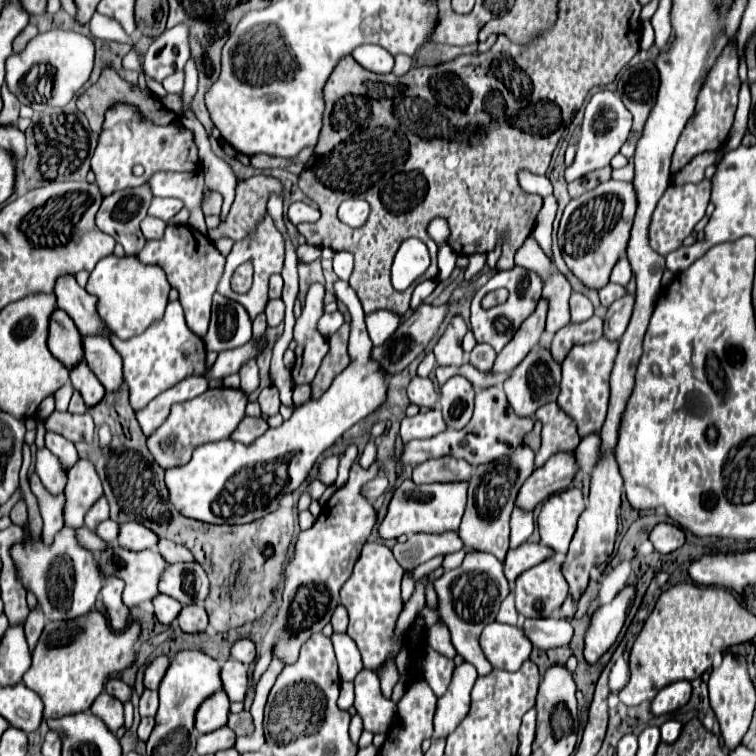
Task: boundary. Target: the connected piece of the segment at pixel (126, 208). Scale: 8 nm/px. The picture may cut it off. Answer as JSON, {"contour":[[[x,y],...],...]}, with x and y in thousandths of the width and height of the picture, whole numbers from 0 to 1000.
{"contour":[[[193,243],[156,251],[138,262],[127,283],[127,299],[161,323],[167,339],[183,339],[193,323],[185,294],[193,288],[201,262],[201,251]]]}

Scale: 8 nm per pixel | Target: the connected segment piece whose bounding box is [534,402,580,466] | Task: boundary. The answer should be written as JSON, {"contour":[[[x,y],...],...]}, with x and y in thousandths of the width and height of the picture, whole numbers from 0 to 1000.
{"contour":[[[735,532],[714,537],[706,550],[717,558],[717,593],[709,598],[709,616],[717,616],[738,598],[757,598],[765,590],[767,579],[759,558]]]}

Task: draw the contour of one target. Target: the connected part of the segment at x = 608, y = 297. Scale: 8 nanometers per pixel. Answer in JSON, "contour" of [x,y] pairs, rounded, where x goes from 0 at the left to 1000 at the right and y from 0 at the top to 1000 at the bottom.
{"contour":[[[802,376],[802,378],[794,384],[794,399],[796,399],[796,405],[804,407],[812,397],[823,394],[825,389],[828,389],[825,378],[817,378],[817,376]]]}

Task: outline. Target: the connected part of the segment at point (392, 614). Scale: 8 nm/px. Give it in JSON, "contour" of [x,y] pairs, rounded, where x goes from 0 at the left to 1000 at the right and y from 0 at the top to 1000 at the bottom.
{"contour":[[[484,720],[463,767],[452,775],[450,794],[463,815],[460,841],[474,852],[483,885],[499,885],[511,868],[516,868],[516,862],[524,865],[529,860],[532,849],[521,847],[521,825],[532,807],[529,767],[532,751],[519,735],[519,728],[508,720]]]}

